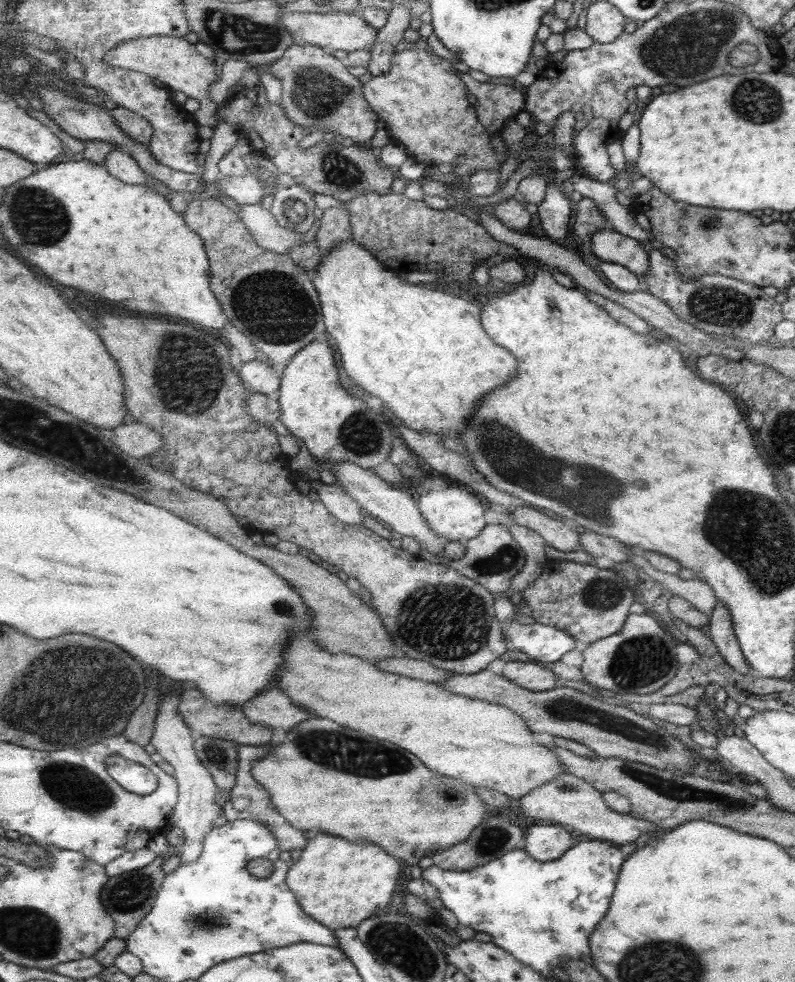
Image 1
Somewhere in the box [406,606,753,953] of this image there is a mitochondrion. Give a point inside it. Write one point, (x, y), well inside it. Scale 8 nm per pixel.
(563, 708)

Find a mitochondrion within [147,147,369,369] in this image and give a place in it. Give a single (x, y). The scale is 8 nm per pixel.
(272, 306)

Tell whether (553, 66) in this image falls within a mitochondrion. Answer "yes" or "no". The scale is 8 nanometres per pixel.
no

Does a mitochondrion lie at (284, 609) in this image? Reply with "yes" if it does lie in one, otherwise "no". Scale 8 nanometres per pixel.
yes

